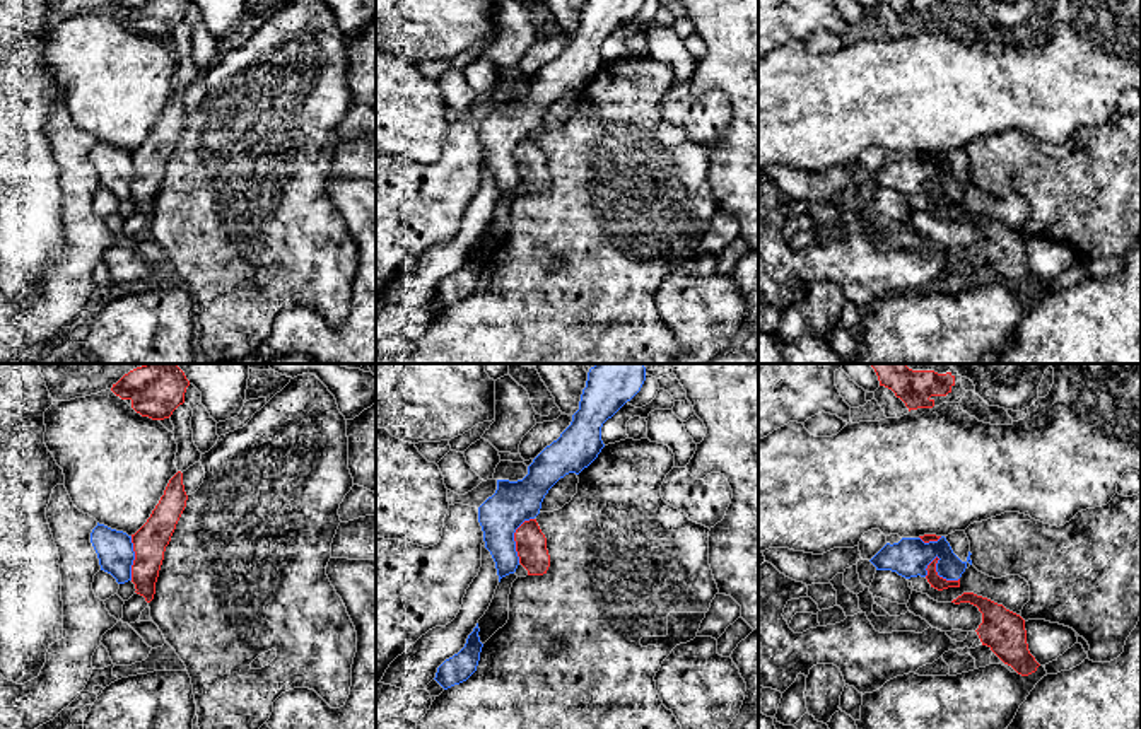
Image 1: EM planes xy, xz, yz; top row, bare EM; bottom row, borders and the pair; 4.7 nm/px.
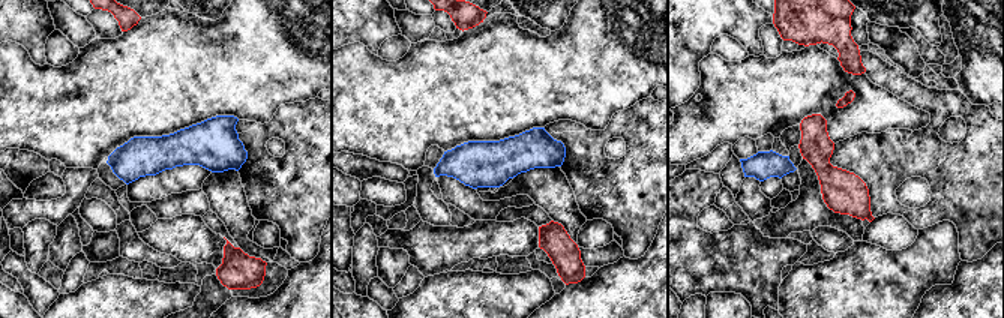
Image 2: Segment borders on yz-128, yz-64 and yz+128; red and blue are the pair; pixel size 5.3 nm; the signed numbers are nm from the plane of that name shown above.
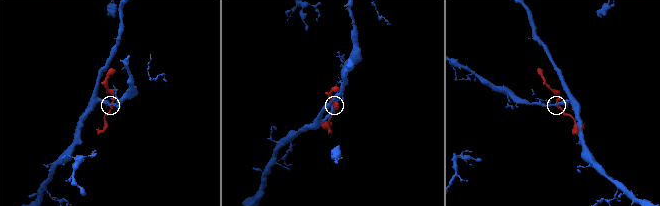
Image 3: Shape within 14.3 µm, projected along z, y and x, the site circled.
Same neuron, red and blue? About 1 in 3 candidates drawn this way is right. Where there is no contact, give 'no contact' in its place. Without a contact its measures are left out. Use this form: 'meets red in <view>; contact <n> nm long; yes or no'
meets red in yz; contact 180 nm long; no

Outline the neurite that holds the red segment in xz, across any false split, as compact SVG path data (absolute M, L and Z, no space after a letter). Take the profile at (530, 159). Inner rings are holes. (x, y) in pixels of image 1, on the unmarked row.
M536 137L524 138L514 150L516 169L519 181L528 188L528 193L543 193L550 184L547 155L541 150Z

